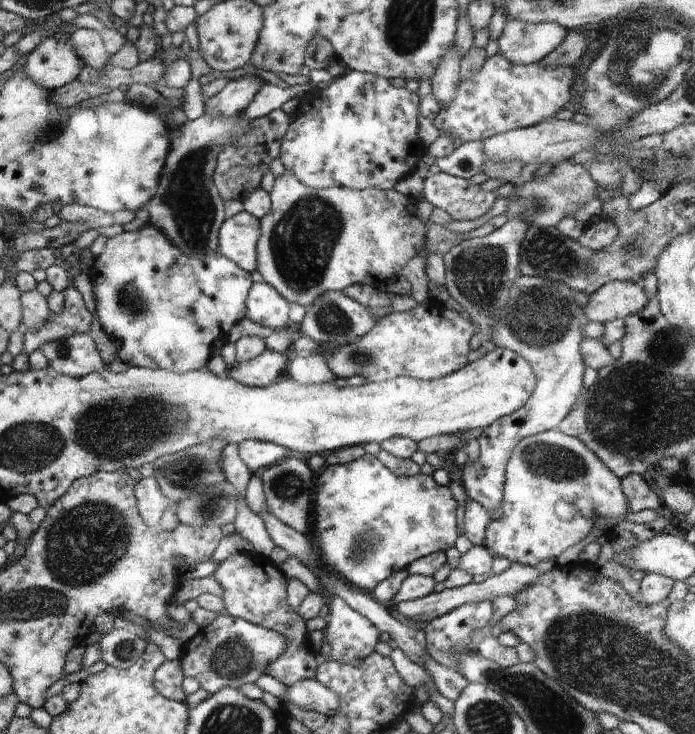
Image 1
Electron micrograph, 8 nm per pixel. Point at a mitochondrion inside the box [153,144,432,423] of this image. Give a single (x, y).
(302, 240)

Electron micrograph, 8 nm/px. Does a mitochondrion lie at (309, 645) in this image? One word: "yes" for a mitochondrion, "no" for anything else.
no

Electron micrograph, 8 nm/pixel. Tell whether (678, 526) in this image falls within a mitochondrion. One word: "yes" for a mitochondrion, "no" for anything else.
no

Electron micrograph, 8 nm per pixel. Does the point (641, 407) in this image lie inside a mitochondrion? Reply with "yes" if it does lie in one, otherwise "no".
yes

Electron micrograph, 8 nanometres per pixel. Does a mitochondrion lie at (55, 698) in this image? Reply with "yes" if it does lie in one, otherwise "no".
no

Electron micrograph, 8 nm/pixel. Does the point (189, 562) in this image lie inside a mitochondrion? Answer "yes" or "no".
no

